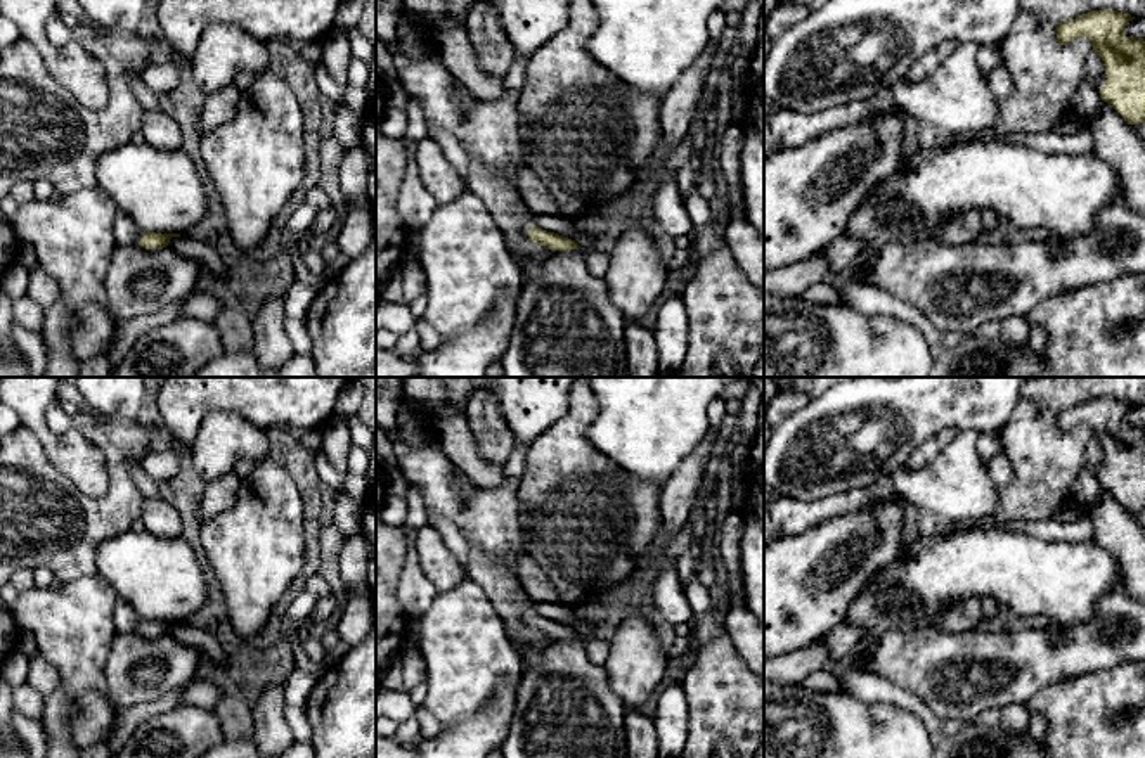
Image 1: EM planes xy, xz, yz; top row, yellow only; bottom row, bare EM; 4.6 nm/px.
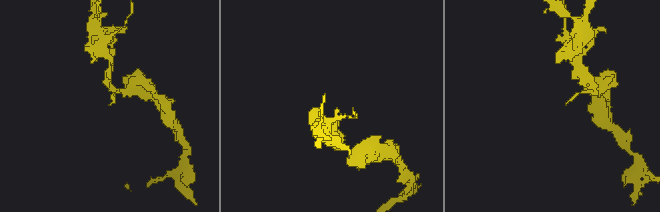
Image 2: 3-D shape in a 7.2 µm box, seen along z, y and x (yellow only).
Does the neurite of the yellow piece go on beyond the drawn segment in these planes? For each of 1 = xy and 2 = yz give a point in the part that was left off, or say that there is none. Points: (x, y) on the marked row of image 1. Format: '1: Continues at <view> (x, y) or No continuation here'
1: Continues at xy (125, 231)
2: No continuation here

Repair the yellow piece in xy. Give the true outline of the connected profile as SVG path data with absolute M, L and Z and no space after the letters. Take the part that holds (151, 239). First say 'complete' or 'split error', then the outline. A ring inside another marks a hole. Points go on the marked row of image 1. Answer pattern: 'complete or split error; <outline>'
split error; M123 211L116 215L113 234L118 246L139 244L146 249L163 249L171 237L180 237L180 234L144 234Z

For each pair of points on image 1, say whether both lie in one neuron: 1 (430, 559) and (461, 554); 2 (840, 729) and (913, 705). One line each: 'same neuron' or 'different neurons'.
1: different neurons
2: different neurons

